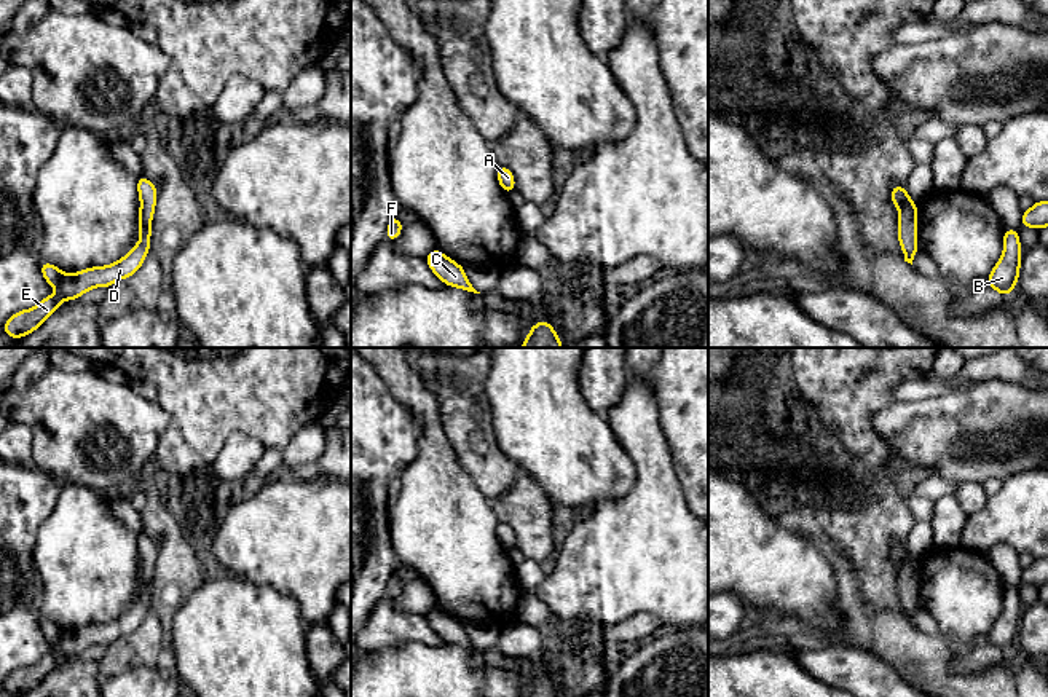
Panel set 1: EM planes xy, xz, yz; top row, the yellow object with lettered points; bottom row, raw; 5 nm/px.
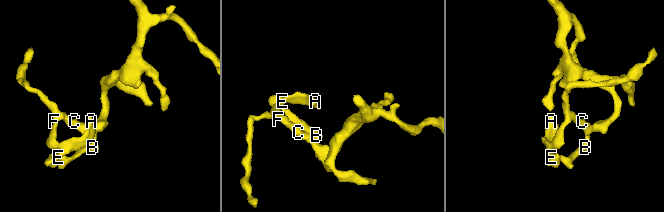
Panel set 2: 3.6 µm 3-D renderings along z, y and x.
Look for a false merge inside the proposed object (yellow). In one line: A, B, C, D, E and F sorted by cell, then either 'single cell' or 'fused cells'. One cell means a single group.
groups A B C D E F; single cell

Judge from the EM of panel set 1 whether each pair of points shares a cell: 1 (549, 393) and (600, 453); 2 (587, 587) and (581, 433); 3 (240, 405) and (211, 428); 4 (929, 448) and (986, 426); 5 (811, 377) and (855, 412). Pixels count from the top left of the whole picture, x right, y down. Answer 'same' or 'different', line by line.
1: same
2: different
3: same
4: same
5: same

